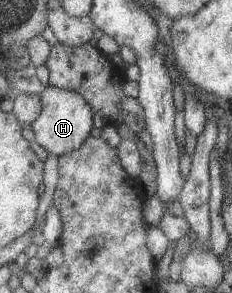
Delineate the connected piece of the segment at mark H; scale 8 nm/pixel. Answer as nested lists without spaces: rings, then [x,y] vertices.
[[[48,85],[40,97],[43,103],[42,113],[31,123],[31,129],[35,133],[36,143],[44,147],[47,153],[60,157],[78,149],[88,136],[95,134],[93,111],[82,95]]]

